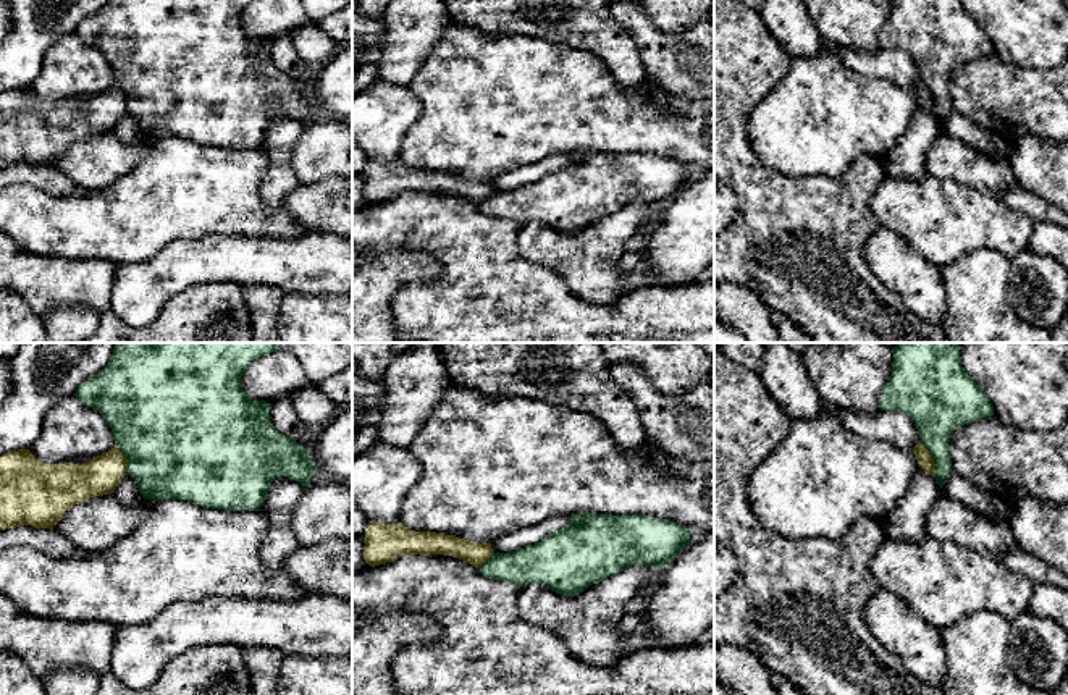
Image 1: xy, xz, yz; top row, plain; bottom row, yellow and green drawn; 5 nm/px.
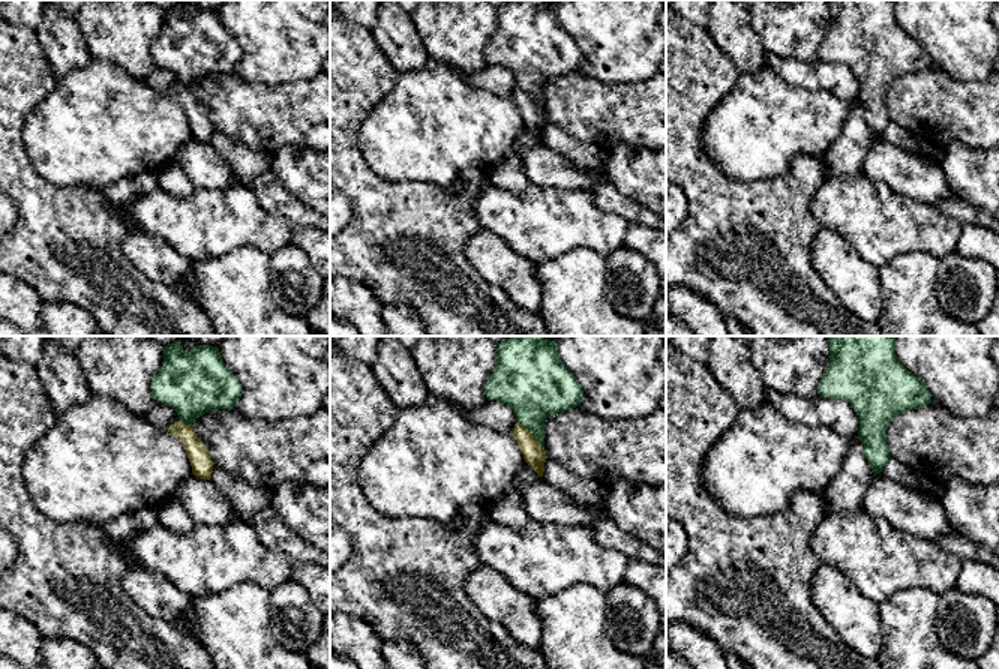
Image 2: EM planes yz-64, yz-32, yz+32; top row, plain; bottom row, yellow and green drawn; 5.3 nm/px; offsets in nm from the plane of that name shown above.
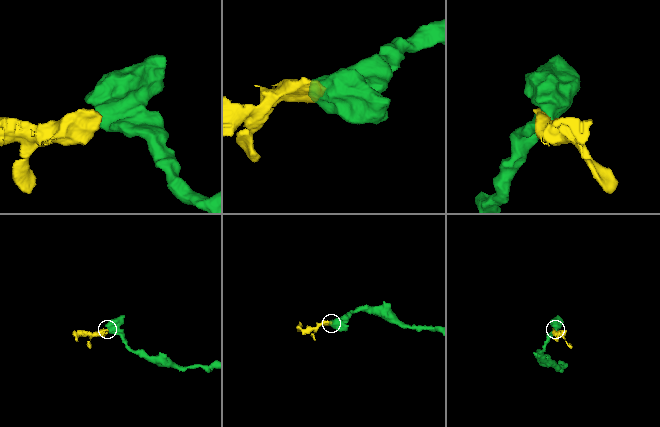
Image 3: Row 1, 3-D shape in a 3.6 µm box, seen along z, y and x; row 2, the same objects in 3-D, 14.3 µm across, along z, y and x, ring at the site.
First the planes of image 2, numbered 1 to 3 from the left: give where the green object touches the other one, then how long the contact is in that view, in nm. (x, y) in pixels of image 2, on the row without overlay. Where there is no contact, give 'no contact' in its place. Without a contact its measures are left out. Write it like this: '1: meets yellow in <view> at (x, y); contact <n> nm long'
1: meets yellow in yz-64 at (183, 86); contact 70 nm long
2: meets yellow in yz-32 at (531, 98); contact 200 nm long
3: meets yellow in yz+32 at (860, 104); contact 60 nm long

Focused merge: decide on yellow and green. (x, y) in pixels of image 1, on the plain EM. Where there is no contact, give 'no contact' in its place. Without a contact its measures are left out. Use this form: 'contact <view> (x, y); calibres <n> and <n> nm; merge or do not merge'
contact yz (933, 97); calibres 80 and 280 nm; do not merge

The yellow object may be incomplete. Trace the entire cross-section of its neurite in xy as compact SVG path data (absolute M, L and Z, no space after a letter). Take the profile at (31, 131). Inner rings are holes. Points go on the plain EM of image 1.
M116 82L82 103L73 100L42 102L29 87L5 91L0 94L0 168L19 163L53 168L53 163L74 142L115 131L126 107L128 97Z

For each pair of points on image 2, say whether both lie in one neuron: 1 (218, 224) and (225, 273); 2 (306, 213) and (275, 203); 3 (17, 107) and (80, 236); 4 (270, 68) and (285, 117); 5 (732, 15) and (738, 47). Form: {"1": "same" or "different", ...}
{"1": "different", "2": "same", "3": "same", "4": "different", "5": "same"}

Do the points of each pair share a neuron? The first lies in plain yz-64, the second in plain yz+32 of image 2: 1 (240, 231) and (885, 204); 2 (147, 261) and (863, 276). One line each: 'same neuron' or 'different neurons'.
1: same neuron
2: same neuron

